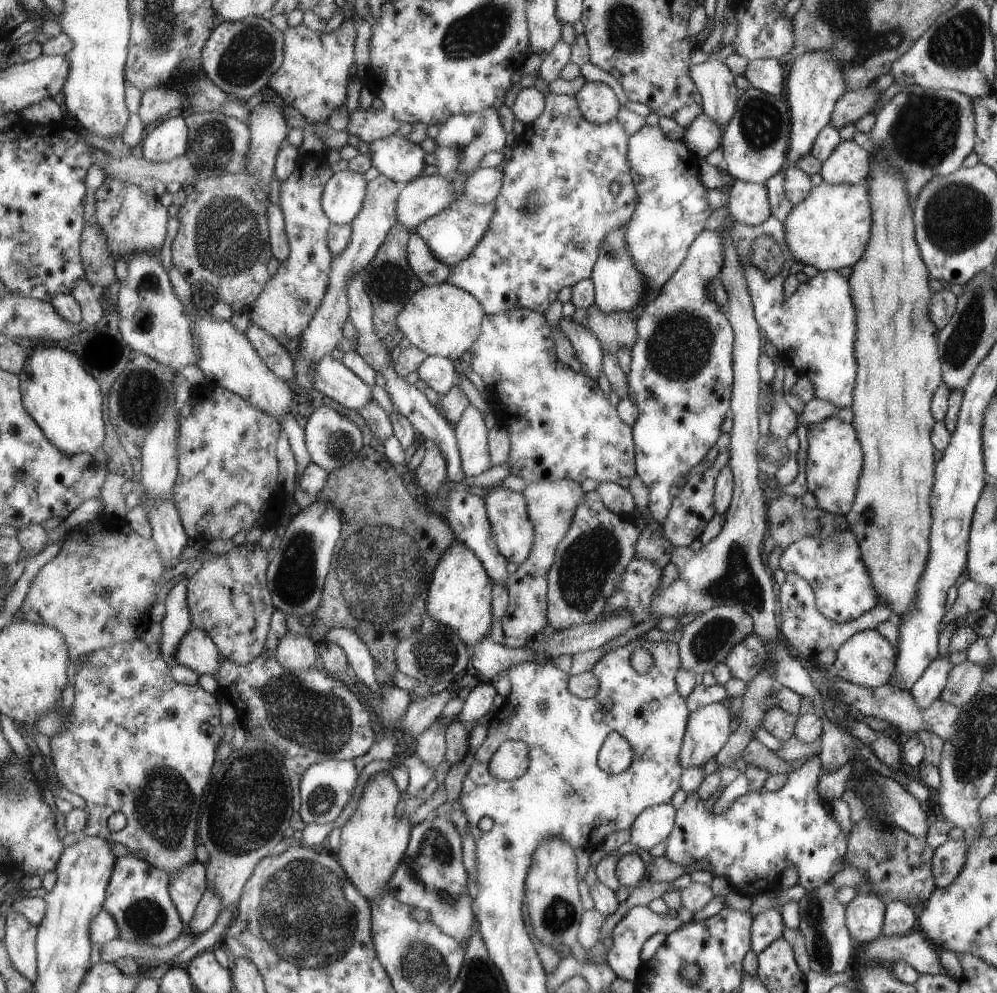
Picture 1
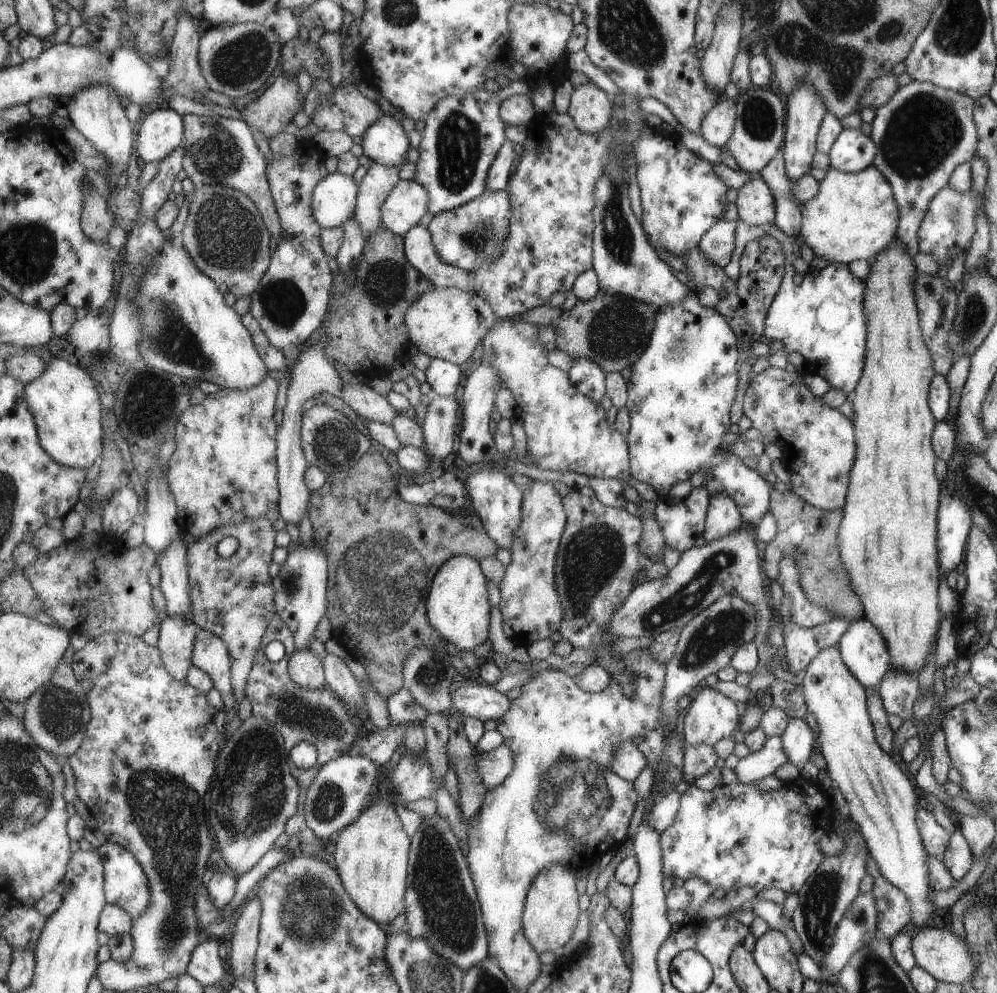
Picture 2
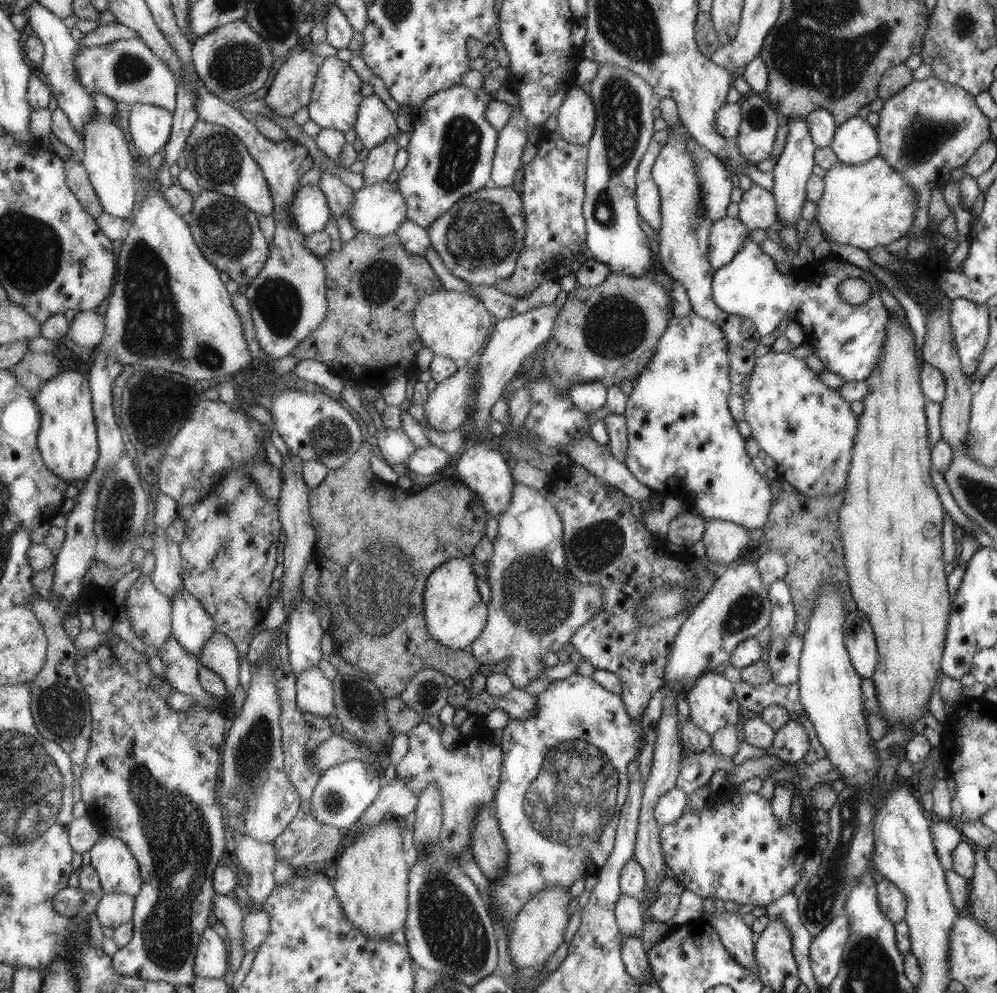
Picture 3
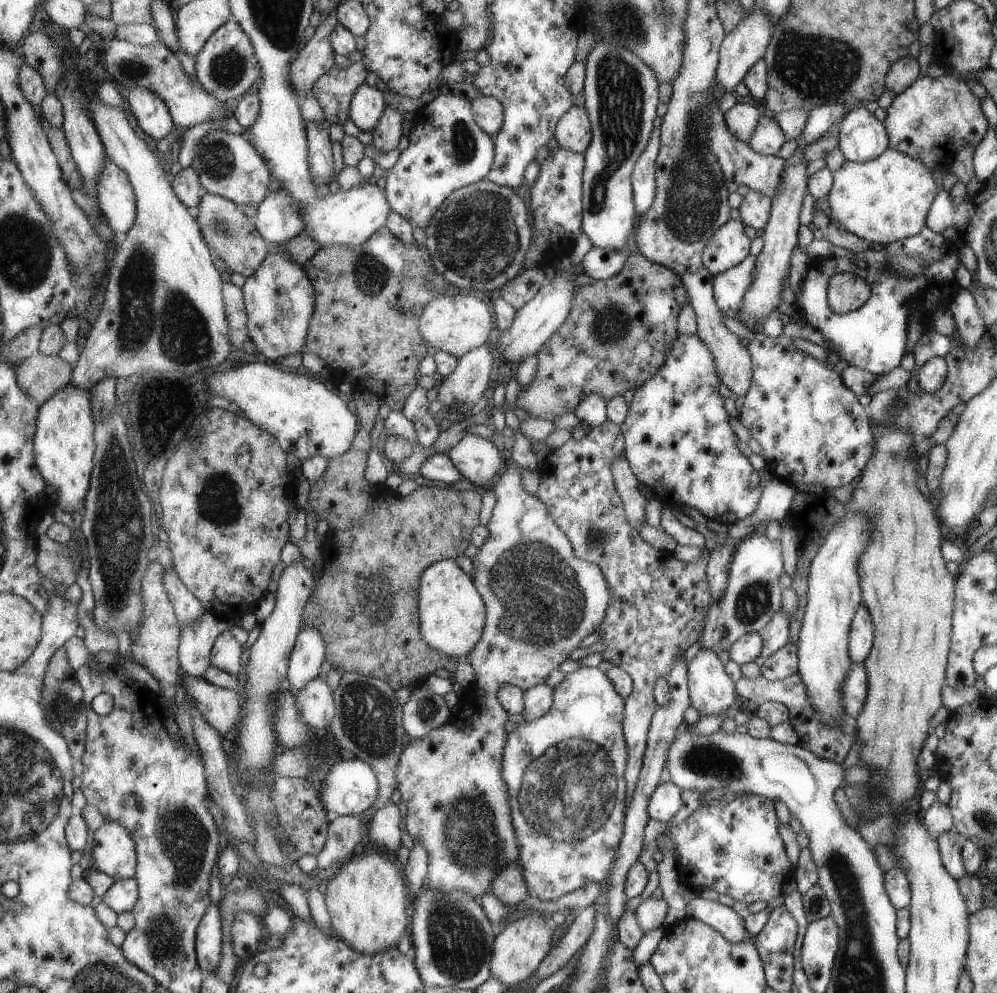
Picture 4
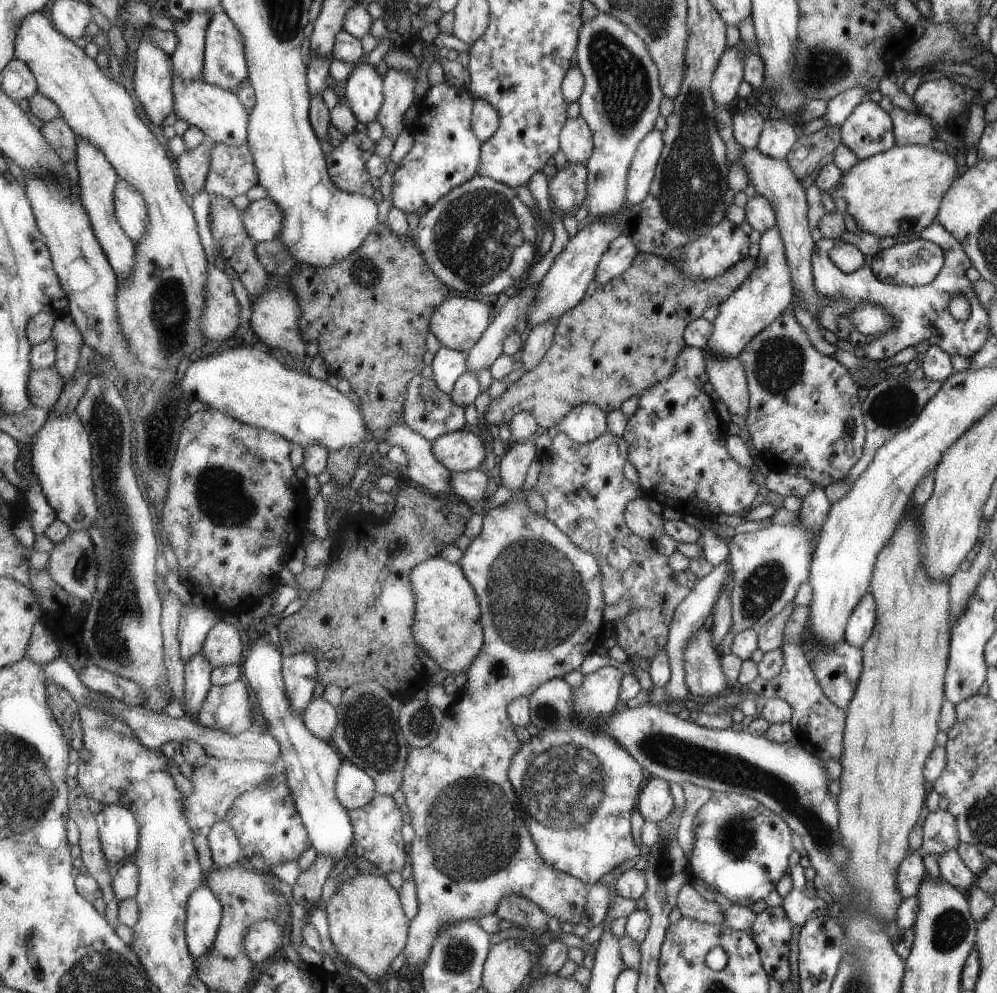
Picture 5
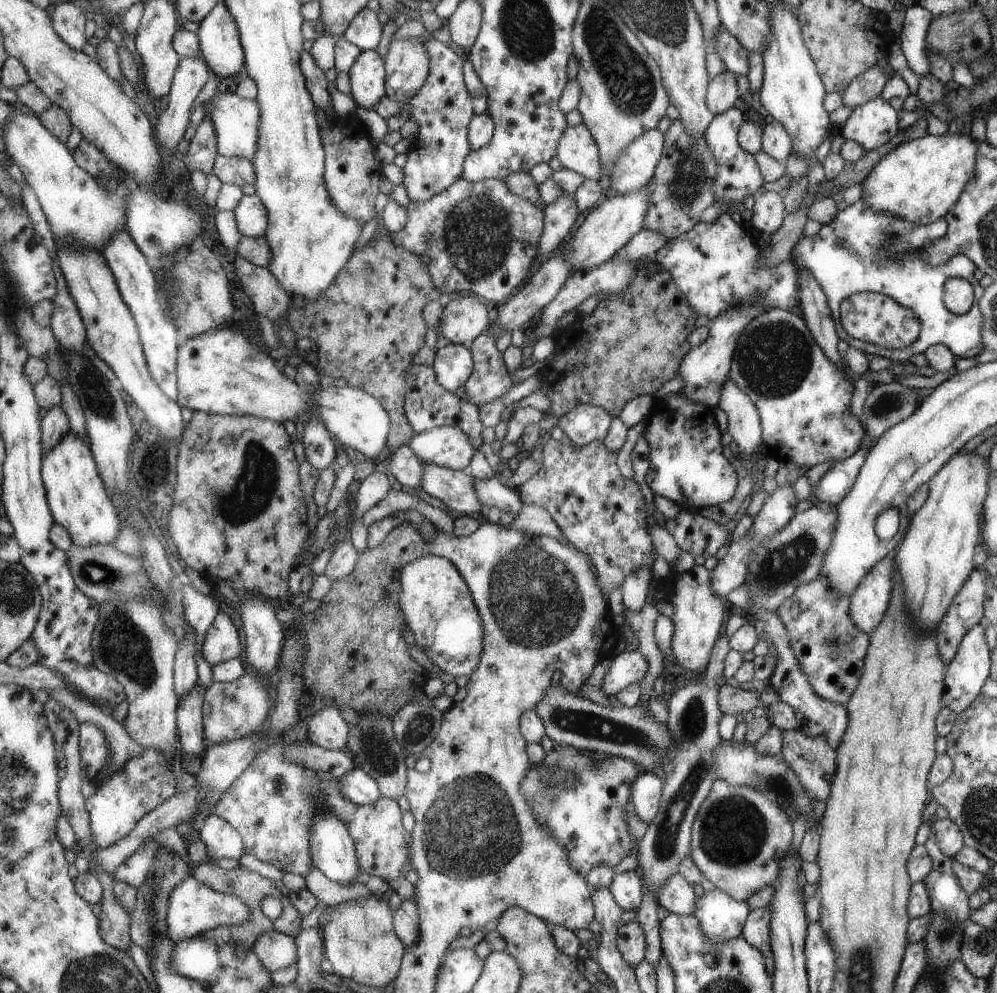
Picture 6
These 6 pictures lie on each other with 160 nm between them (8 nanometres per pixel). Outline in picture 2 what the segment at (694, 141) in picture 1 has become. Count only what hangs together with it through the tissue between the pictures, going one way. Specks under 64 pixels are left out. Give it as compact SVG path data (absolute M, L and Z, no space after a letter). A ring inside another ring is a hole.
M721 98L716 106L709 110L702 122L701 130L698 131L707 144L719 148L726 145L735 125L735 101Z

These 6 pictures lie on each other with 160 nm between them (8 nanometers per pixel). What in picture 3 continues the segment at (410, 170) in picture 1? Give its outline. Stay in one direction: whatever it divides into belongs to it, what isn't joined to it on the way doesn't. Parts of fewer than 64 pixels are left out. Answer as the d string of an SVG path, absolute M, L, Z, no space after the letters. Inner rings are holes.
M372 94L365 97L358 109L358 119L353 129L365 148L370 151L393 136L397 136L398 142L400 131L397 120L379 96Z

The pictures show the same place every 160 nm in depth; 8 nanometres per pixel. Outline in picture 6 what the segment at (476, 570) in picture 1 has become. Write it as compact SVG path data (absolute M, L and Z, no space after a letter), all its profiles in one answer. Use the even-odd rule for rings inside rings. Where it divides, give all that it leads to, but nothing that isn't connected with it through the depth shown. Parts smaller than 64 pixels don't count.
M425 553L405 566L401 582L400 607L404 610L408 628L414 634L415 644L444 672L453 677L471 676L479 668L484 653L484 622L471 587L457 565L447 557Z

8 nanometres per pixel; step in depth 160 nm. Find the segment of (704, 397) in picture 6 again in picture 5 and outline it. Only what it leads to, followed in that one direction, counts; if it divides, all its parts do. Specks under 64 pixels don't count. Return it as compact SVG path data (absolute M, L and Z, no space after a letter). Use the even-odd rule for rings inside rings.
M775 224L764 230L758 241L759 252L752 271L721 304L719 314L712 320L712 331L705 344L705 355L710 357L736 357L741 349L785 310L791 298L791 270L785 260L784 241Z

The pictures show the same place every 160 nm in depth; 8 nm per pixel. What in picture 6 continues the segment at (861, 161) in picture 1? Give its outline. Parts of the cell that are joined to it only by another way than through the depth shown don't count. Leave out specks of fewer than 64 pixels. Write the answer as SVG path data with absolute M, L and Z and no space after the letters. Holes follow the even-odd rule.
M880 96L853 107L848 118L839 126L839 134L843 138L856 142L865 151L870 151L889 142L898 130L897 111L889 105L887 100L882 99Z

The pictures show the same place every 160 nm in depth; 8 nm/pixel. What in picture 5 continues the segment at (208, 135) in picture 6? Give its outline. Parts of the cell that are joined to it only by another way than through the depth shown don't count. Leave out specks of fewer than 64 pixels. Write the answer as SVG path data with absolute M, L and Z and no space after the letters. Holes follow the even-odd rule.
M213 142L203 143L191 152L183 152L177 160L180 180L191 196L197 196L201 190L205 190L213 148Z

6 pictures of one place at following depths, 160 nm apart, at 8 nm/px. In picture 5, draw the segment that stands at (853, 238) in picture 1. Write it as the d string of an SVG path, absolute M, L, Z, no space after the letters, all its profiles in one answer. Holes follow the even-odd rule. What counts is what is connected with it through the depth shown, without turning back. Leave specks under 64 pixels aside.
M894 144L888 151L853 163L843 172L837 192L862 231L881 238L915 236L934 222L943 194L959 176L953 159L931 146Z

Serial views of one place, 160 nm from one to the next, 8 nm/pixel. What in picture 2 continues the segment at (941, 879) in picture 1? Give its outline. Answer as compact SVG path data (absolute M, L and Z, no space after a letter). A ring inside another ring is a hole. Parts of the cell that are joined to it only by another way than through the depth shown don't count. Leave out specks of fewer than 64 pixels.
M956 830L949 838L949 844L945 846L945 852L941 858L943 865L953 879L959 881L971 869L973 858L961 832Z

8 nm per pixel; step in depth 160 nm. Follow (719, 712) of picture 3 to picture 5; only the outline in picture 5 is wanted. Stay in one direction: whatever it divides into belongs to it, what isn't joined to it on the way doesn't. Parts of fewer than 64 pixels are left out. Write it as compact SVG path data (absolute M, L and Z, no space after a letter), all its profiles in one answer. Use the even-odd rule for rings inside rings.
M703 628L688 640L683 655L684 680L690 698L696 700L709 700L727 688L727 677L721 672L718 652L713 648L711 632Z

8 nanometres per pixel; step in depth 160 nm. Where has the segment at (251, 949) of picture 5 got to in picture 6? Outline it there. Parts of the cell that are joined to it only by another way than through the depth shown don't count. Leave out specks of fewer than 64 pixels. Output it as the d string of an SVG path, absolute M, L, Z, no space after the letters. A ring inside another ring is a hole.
M265 931L257 940L254 951L259 955L265 968L271 972L281 970L297 957L296 938L287 933Z

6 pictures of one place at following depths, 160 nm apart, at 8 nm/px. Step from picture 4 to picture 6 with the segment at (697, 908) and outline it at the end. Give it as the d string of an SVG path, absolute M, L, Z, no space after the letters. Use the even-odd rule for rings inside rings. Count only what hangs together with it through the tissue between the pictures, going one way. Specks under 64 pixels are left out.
M679 873L666 878L655 898L659 905L676 915L691 915L696 909L693 888Z

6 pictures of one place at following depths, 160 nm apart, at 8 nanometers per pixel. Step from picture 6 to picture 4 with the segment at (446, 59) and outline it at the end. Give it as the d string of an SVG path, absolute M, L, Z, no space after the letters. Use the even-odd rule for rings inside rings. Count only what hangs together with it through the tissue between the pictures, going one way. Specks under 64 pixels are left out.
M440 94L424 106L419 117L410 134L410 145L387 172L385 191L393 211L404 216L415 228L418 226L425 230L452 192L487 178L496 158L496 140L477 124L472 100L461 94Z

